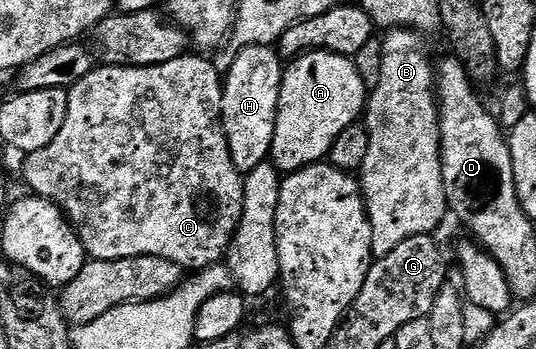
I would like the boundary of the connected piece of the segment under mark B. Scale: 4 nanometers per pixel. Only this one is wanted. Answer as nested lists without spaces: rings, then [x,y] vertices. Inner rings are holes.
[[[394,28],[389,31],[387,38],[381,39],[382,63],[380,64],[380,80],[369,91],[366,109],[364,111],[364,125],[370,131],[370,143],[368,144],[368,157],[364,160],[360,171],[360,185],[362,198],[366,201],[368,220],[372,224],[372,252],[375,259],[388,256],[396,244],[401,244],[408,236],[417,234],[435,233],[434,229],[448,218],[448,207],[446,204],[446,185],[444,184],[444,172],[442,171],[442,133],[440,132],[440,116],[438,115],[438,92],[436,89],[436,58],[430,55],[430,46],[426,43],[425,33],[411,30],[409,28]]]

